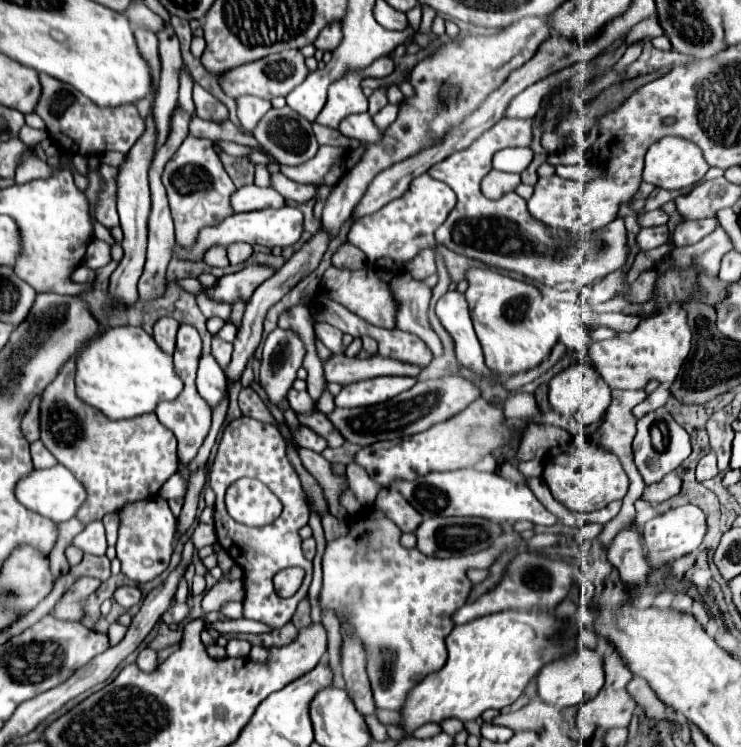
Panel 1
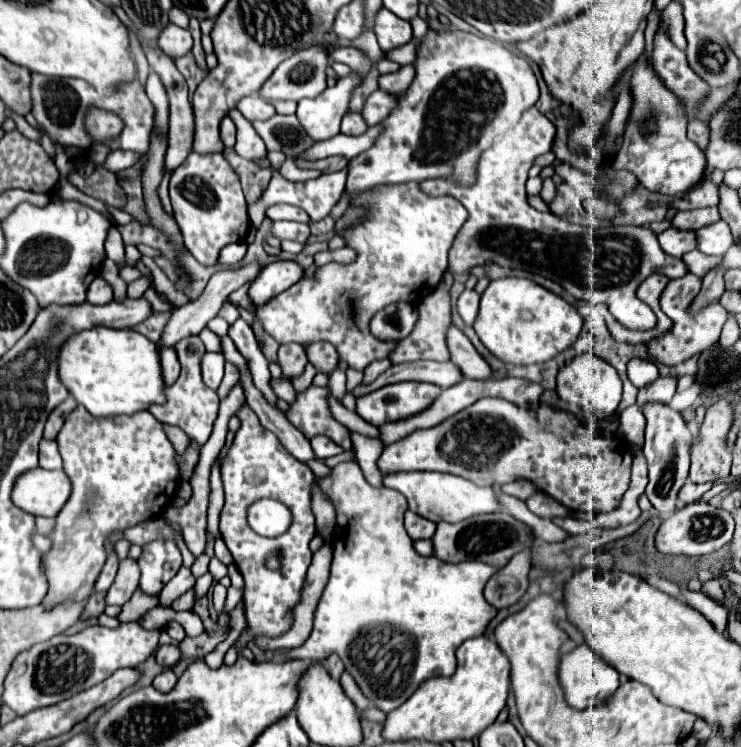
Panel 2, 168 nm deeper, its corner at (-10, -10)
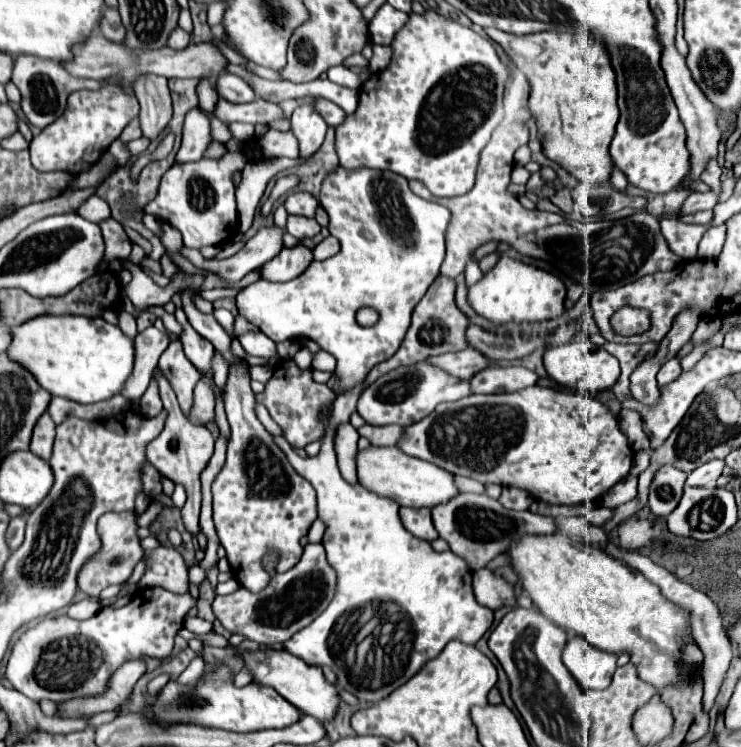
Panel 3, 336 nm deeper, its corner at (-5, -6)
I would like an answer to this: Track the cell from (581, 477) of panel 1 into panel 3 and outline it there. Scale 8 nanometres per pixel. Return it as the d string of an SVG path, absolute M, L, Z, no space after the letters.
M541 386L511 394L471 394L457 402L439 404L427 418L405 428L397 448L419 460L443 466L443 470L451 474L467 476L481 484L517 486L527 490L535 500L563 506L599 500L629 474L633 460L633 452L617 426L617 418L601 402Z

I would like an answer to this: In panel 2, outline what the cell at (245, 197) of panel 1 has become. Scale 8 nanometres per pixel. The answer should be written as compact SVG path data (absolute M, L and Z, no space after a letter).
M274 204L266 210L266 216L272 220L296 220L296 222L310 222L310 216L298 208L298 206L290 206L290 204Z

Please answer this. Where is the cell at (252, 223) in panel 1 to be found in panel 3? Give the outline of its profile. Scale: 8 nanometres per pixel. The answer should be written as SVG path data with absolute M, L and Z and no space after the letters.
M289 216L287 218L287 232L295 236L297 240L303 238L313 238L319 234L321 226L315 222L315 218L305 218L305 216Z

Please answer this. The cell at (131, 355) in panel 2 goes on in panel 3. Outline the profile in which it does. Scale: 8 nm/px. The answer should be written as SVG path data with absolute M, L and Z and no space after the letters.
M37 316L13 328L13 342L7 348L7 352L15 362L21 362L29 372L33 372L37 382L53 396L63 396L79 404L93 404L121 394L127 378L133 372L133 360L135 360L133 338L129 338L127 334L121 332L119 326L109 324L103 318L85 318L85 316Z

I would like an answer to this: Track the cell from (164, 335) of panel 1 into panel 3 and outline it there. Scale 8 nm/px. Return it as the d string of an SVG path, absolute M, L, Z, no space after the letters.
M155 370L155 380L159 386L159 396L163 402L163 408L169 412L167 420L165 420L165 428L159 434L159 438L155 438L149 446L147 446L147 460L159 470L159 474L163 474L165 478L173 480L175 484L181 484L187 492L187 502L181 508L181 518L185 522L185 528L191 534L199 532L199 508L201 508L201 472L207 468L209 458L213 456L213 436L205 426L195 426L189 420L185 420L185 416L179 410L177 398L173 388L169 386L169 380L163 376L161 370Z

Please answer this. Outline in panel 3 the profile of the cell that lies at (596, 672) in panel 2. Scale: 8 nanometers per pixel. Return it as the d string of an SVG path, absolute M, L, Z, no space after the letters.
M573 636L563 648L563 664L583 690L603 690L611 684L617 658L591 646L581 636Z

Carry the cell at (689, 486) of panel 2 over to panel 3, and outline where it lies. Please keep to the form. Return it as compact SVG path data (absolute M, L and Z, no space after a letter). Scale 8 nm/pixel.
M711 460L711 462L699 466L697 470L693 470L687 476L687 486L709 486L709 488L715 488L715 482L721 476L723 466L725 466L723 460Z

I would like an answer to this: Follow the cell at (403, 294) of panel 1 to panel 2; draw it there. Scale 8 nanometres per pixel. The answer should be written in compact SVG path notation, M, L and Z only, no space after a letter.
M452 326L448 330L448 348L452 354L452 362L456 362L460 366L460 370L466 378L482 380L482 378L492 376L490 364L478 354L474 344L468 340L468 336L462 330L458 330L456 326Z

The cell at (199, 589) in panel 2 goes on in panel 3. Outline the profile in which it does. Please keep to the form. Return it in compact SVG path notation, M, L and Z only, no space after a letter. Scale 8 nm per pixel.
M145 588L145 590L137 590L131 598L131 602L123 608L103 608L97 616L89 618L89 620L73 620L69 616L59 616L59 618L45 618L43 622L39 622L35 628L29 628L13 646L13 652L11 652L11 658L9 658L9 664L7 664L7 680L11 682L11 686L15 690L19 690L21 694L25 694L27 698L35 700L35 702L41 702L41 700L53 700L53 702L65 702L65 700L71 700L71 698L77 698L77 696L93 696L93 694L99 694L105 690L107 686L107 680L109 676L127 660L135 660L135 658L165 658L171 654L173 650L173 638L177 634L177 630L183 626L183 616L197 604L197 600L191 596L191 592L187 594L175 594L175 592L169 592L169 590L163 590L163 588Z

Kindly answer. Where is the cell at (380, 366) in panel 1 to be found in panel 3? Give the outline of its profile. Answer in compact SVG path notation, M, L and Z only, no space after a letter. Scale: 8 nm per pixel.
M465 348L461 352L431 356L431 358L427 358L427 362L431 362L433 366L439 366L441 370L447 370L447 374L451 374L455 378L463 378L463 380L469 380L473 374L477 374L479 370L489 366L489 360L471 348Z

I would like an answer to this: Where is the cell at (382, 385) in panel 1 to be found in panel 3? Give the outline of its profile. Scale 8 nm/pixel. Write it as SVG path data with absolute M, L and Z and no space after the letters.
M417 362L413 366L399 366L389 374L381 376L373 384L369 384L357 402L357 412L363 416L367 424L385 426L385 424L399 424L409 426L423 420L431 410L435 410L441 402L455 402L463 396L469 396L469 382L457 380L443 372L437 366L427 362Z

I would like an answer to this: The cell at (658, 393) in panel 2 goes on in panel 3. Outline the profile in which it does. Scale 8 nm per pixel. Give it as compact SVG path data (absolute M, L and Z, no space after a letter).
M671 358L671 360L667 360L667 362L661 366L659 374L657 374L657 382L659 382L659 388L663 388L663 386L667 386L669 382L673 382L673 380L675 380L679 374L681 374L681 366L679 366L679 360L677 360L677 358Z

